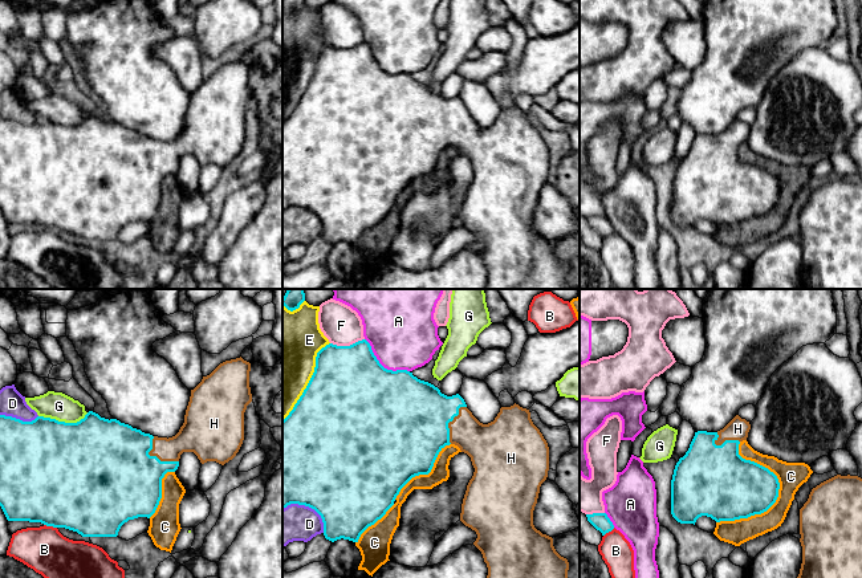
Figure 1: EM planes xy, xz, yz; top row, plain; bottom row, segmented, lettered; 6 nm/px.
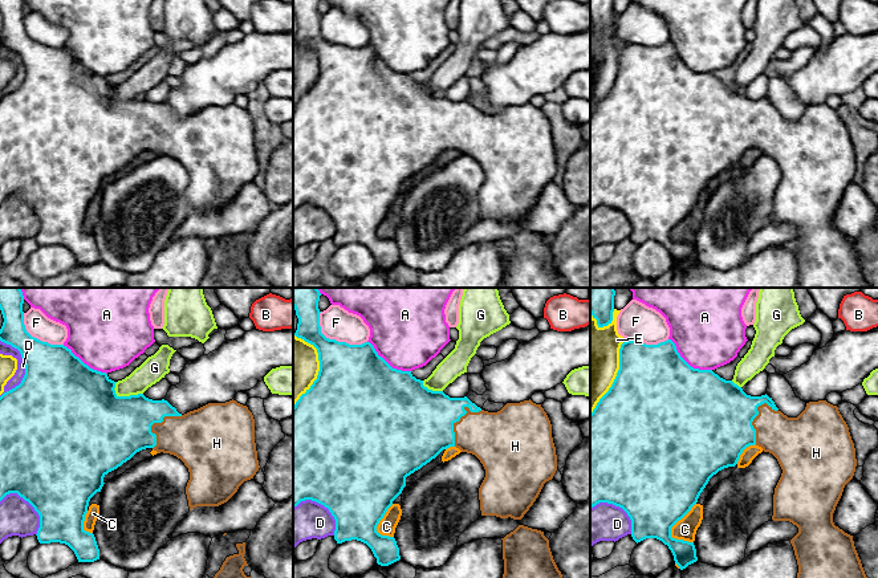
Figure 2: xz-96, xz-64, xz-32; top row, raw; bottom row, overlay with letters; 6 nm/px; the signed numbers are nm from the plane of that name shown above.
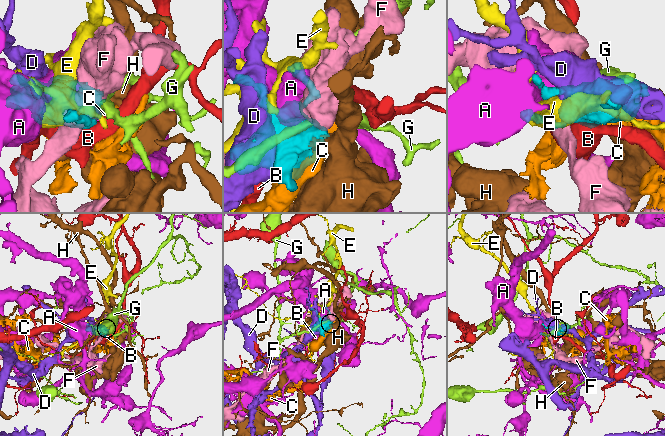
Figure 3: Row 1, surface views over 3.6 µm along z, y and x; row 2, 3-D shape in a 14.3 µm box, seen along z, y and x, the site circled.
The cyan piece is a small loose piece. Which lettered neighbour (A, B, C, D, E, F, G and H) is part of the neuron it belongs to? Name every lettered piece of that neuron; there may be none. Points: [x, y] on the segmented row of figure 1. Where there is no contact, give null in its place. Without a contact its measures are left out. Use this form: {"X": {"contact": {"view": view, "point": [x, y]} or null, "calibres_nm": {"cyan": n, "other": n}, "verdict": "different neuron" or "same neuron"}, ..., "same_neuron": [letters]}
{"A": {"contact": {"view": "xz", "point": [381, 365]}, "calibres_nm": {"cyan": 500, "other": 420}, "verdict": "different neuron"}, "B": {"contact": {"view": "xy", "point": [51, 525]}, "calibres_nm": {"cyan": 500, "other": 280}, "verdict": "different neuron"}, "C": {"contact": {"view": "yz", "point": [777, 493]}, "calibres_nm": {"cyan": 360, "other": 160}, "verdict": "different neuron"}, "D": {"contact": {"view": "xz", "point": [309, 507]}, "calibres_nm": {"cyan": 500, "other": 220}, "verdict": "different neuron"}, "E": {"contact": {"view": "xz", "point": [309, 381]}, "calibres_nm": {"cyan": 500, "other": 420}, "verdict": "different neuron"}, "F": {"contact": {"view": "xz", "point": [346, 346]}, "calibres_nm": {"cyan": 480, "other": 240}, "verdict": "different neuron"}, "G": {"contact": {"view": "xy", "point": [62, 422]}, "calibres_nm": {"cyan": 500, "other": 160}, "verdict": "different neuron"}, "H": {"contact": {"view": "xy", "point": [155, 456]}, "calibres_nm": {"cyan": 460, "other": 180}, "verdict": "same neuron"}, "same_neuron": ["H"]}

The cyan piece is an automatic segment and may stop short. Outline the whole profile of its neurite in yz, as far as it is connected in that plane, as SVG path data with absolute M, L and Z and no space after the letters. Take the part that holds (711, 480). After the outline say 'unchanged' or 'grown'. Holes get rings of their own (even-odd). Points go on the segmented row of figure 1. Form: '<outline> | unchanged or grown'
M736 415L717 432L695 432L688 451L676 463L671 480L671 514L678 522L695 525L702 516L711 517L716 522L748 518L767 512L776 502L780 489L777 476L768 468L739 455L739 444L747 440L749 430L749 422Z | grown

